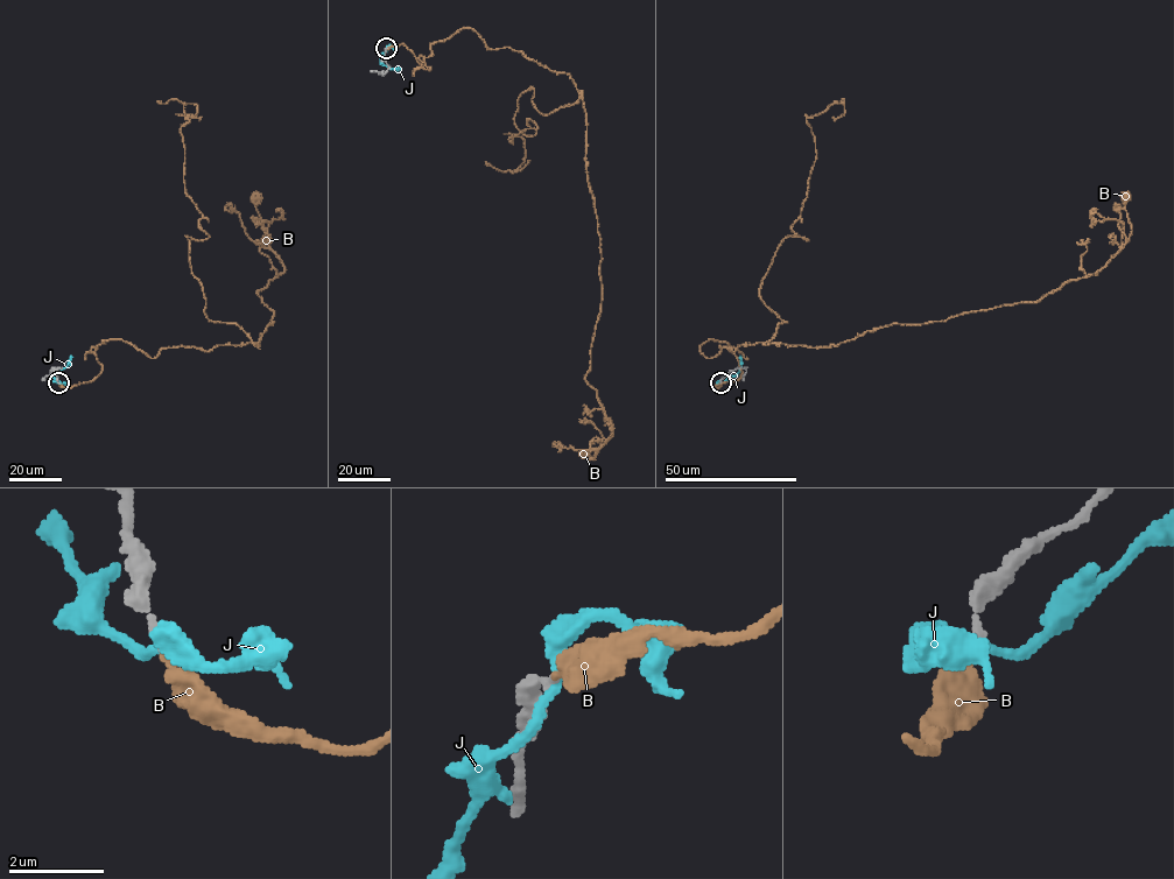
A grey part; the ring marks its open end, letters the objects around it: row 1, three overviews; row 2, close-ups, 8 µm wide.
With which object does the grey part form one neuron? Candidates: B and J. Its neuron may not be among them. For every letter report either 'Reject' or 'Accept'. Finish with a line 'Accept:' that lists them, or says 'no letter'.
B: Accept
J: Reject
Accept: B

